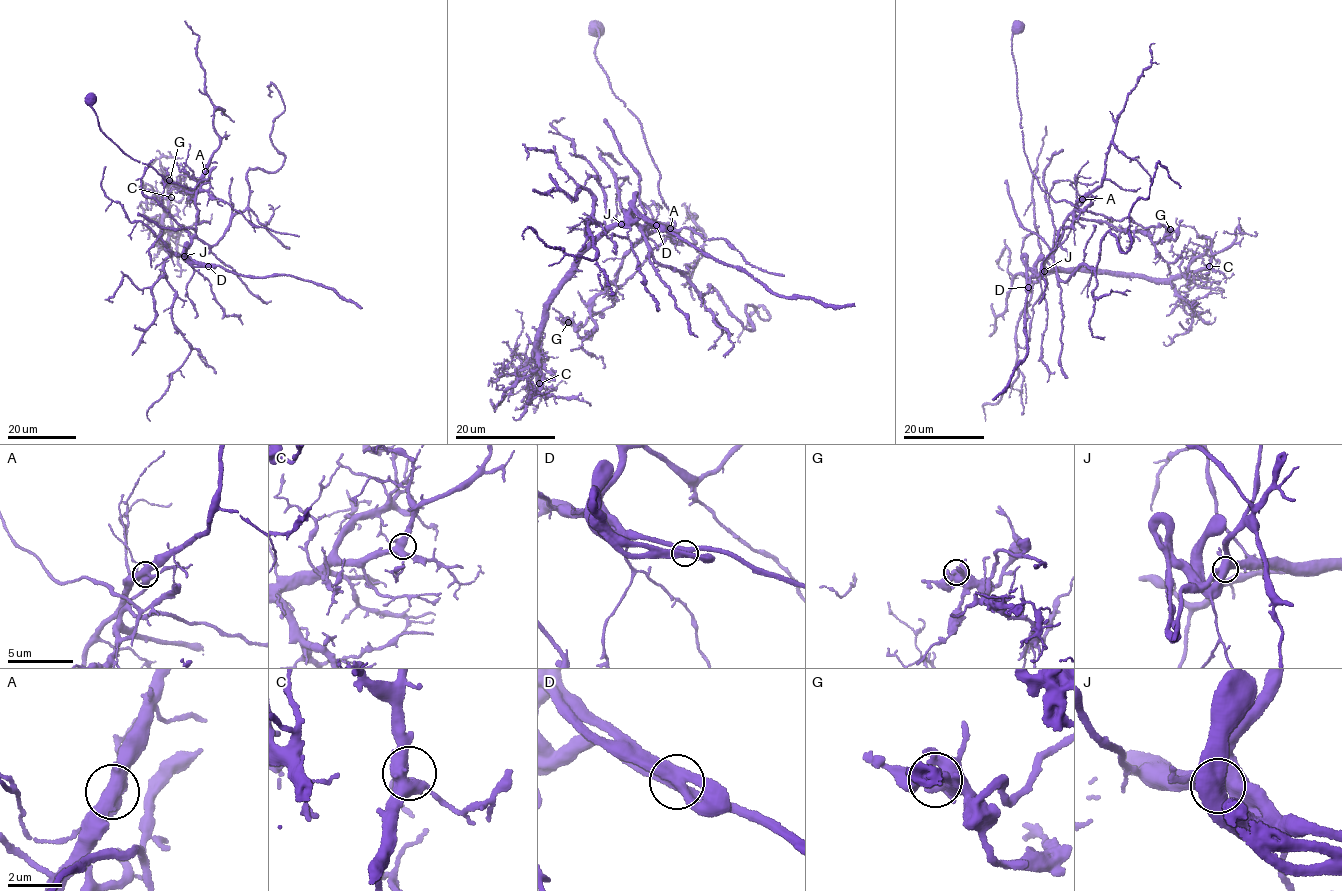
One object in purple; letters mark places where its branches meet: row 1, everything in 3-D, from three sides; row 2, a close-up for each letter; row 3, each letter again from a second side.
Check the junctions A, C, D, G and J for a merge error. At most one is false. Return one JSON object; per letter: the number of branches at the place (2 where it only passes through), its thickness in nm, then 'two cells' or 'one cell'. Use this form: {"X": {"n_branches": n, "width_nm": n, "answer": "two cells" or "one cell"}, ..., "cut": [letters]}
{"A": {"n_branches": 4, "width_nm": 500, "answer": "two cells"}, "C": {"n_branches": 4, "width_nm": 440, "answer": "one cell"}, "D": {"n_branches": 4, "width_nm": 460, "answer": "one cell"}, "G": {"n_branches": 4, "width_nm": 480, "answer": "one cell"}, "J": {"n_branches": 4, "width_nm": 550, "answer": "one cell"}, "cut": ["A"]}

